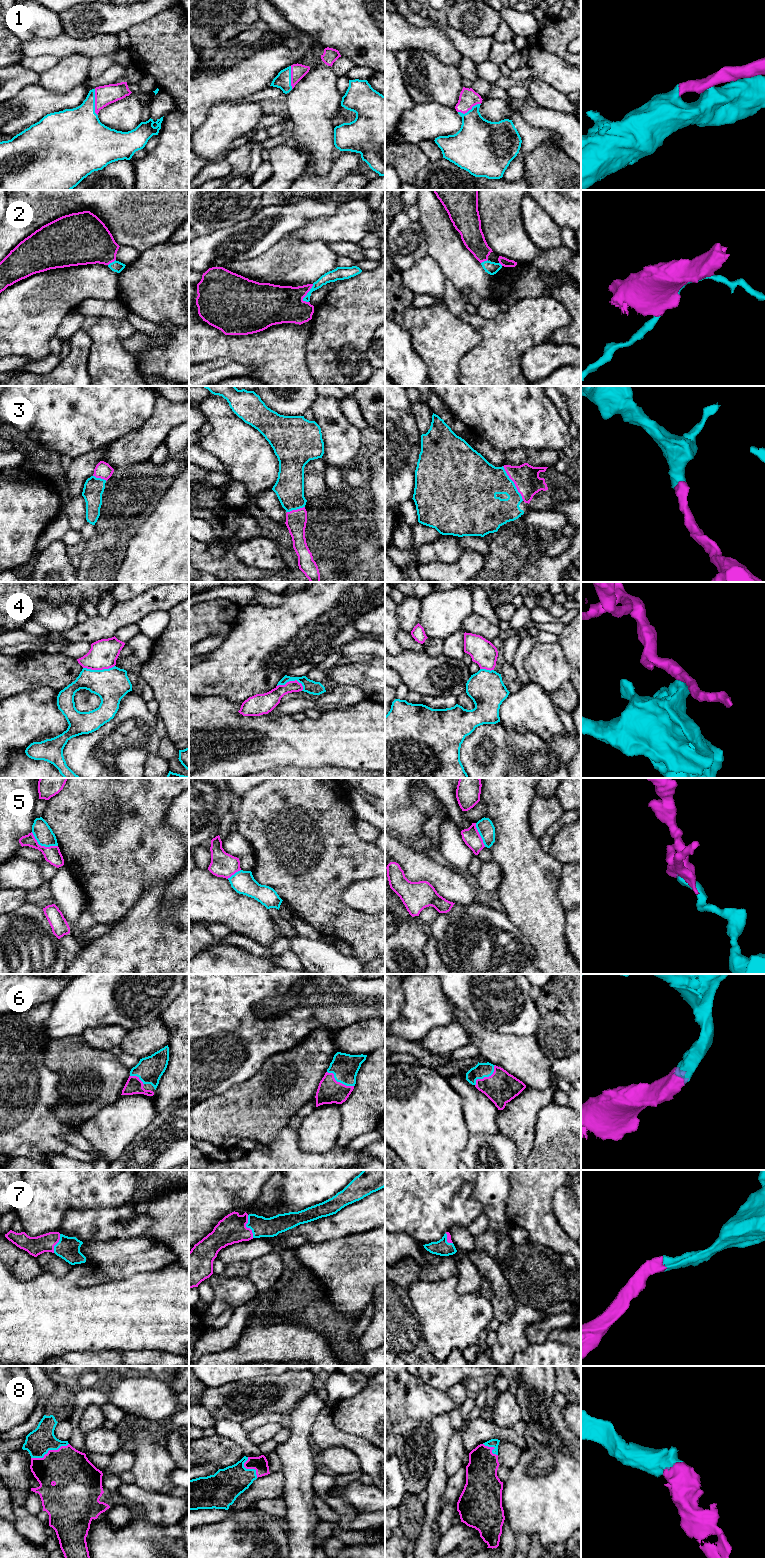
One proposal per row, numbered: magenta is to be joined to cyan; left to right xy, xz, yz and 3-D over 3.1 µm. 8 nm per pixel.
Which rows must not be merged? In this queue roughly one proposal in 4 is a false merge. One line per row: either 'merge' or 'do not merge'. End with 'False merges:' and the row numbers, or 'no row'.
1: merge
2: do not merge
3: merge
4: do not merge
5: do not merge
6: merge
7: merge
8: merge
False merges: 2, 4, 5

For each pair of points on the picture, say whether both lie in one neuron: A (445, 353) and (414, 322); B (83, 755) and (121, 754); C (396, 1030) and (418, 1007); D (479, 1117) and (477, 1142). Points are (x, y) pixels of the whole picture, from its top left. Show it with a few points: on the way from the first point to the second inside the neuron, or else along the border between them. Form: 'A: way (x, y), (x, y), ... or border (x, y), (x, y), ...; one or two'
A: way (437, 345), (422, 330); one
B: way (92, 755), (112, 755); one
C: way (402, 1024), (413, 1013); one
D: border (499, 1131), (495, 1133), (470, 1134); two

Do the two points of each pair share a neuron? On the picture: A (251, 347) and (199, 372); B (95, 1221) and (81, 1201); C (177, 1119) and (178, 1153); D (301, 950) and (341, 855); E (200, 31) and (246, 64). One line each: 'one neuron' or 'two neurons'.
A: two neurons
B: two neurons
C: one neuron
D: two neurons
E: two neurons

